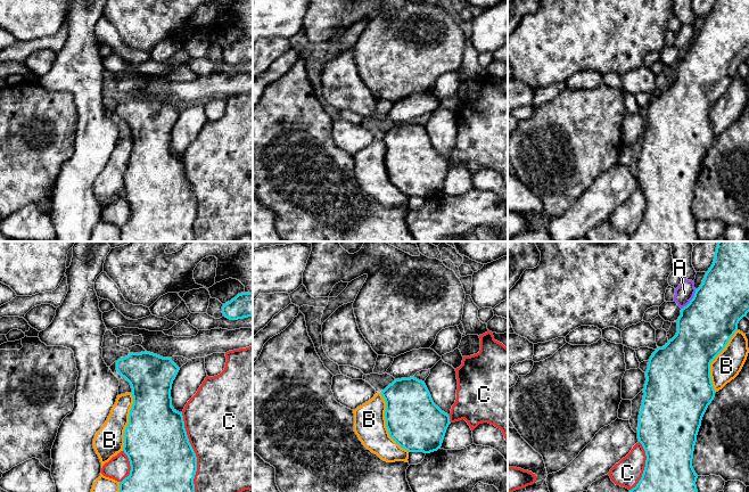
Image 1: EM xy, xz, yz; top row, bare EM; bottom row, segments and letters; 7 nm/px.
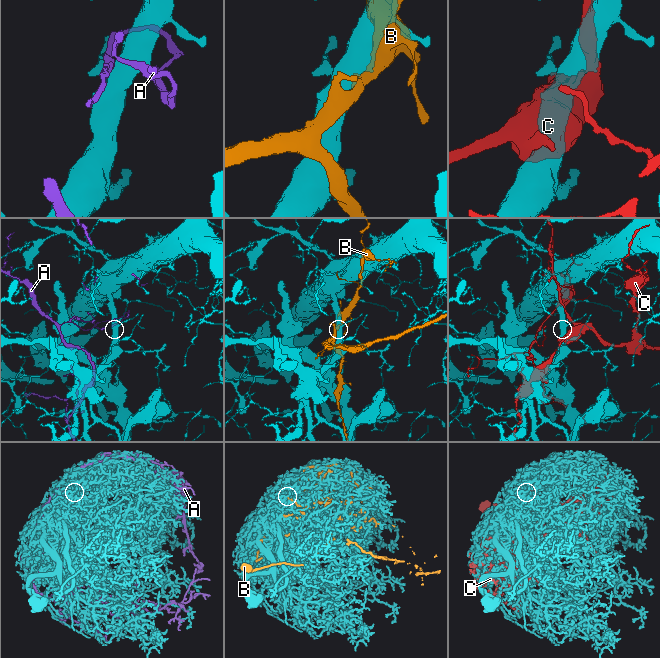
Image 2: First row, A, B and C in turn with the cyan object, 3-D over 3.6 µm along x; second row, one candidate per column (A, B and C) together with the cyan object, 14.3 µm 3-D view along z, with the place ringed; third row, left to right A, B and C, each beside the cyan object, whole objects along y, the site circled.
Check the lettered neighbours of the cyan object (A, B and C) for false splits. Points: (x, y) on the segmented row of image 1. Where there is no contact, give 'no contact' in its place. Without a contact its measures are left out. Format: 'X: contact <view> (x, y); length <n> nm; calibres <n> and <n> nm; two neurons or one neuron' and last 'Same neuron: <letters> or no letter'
A: contact yz (691, 300); length 170 nm; calibres 380 and 140 nm; two neurons
B: contact yz (713, 360); length 480 nm; calibres 440 and 200 nm; two neurons
C: contact xy (194, 452); length 550 nm; calibres 460 and 480 nm; two neurons
Same neuron: no letter

